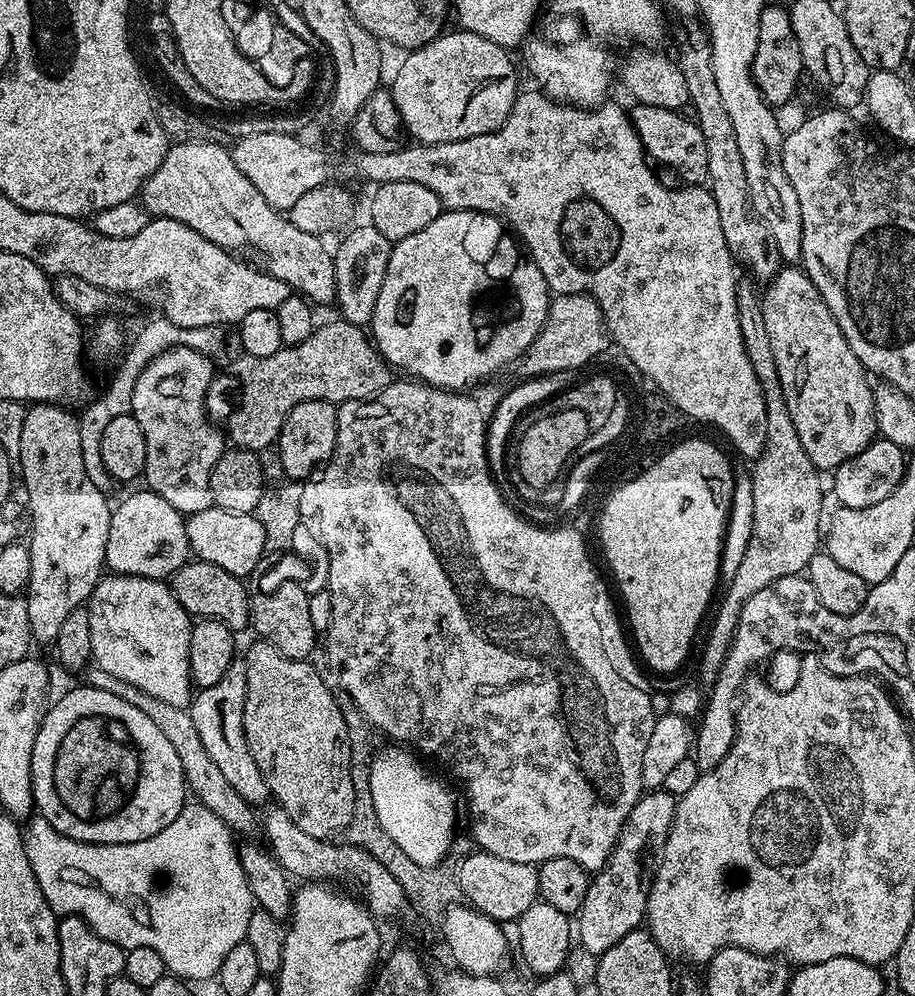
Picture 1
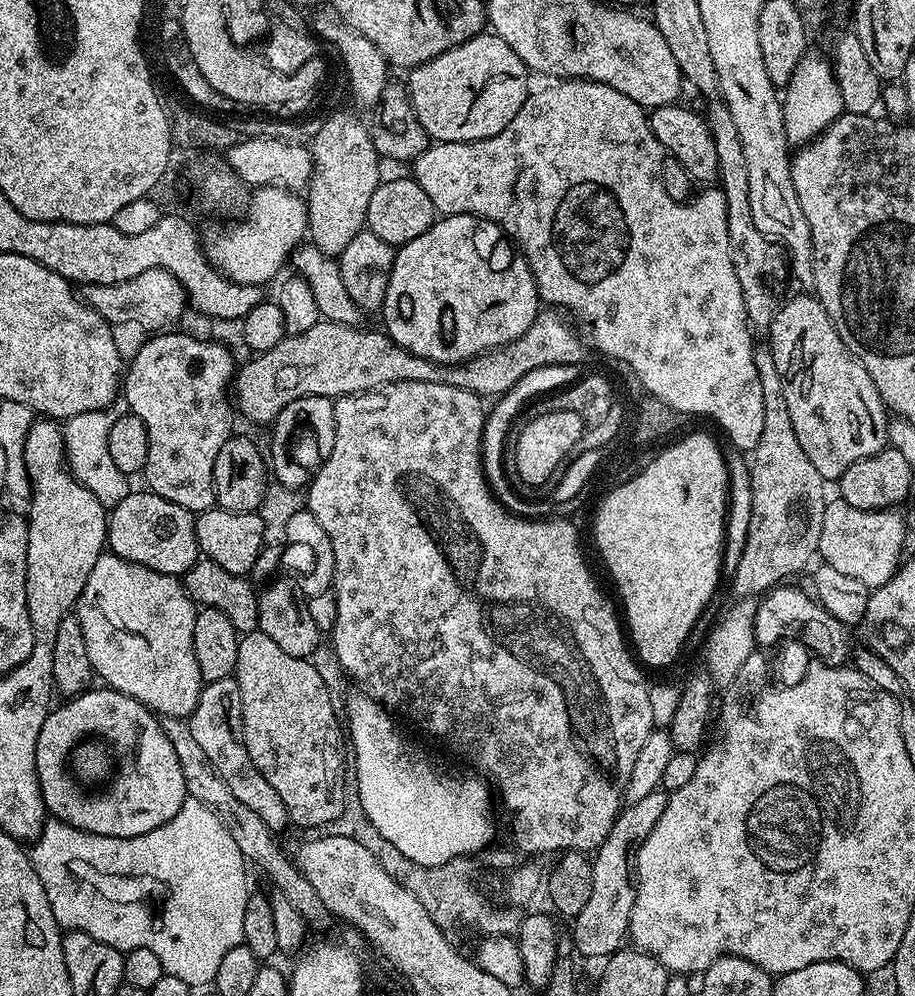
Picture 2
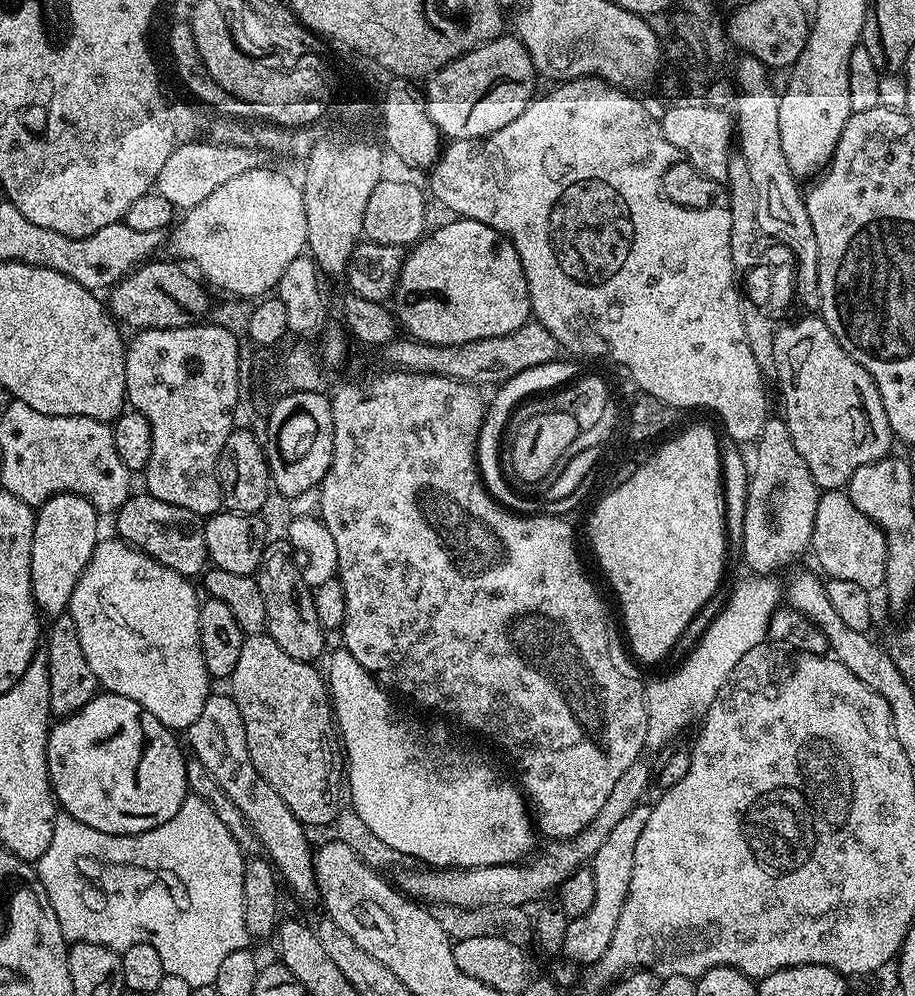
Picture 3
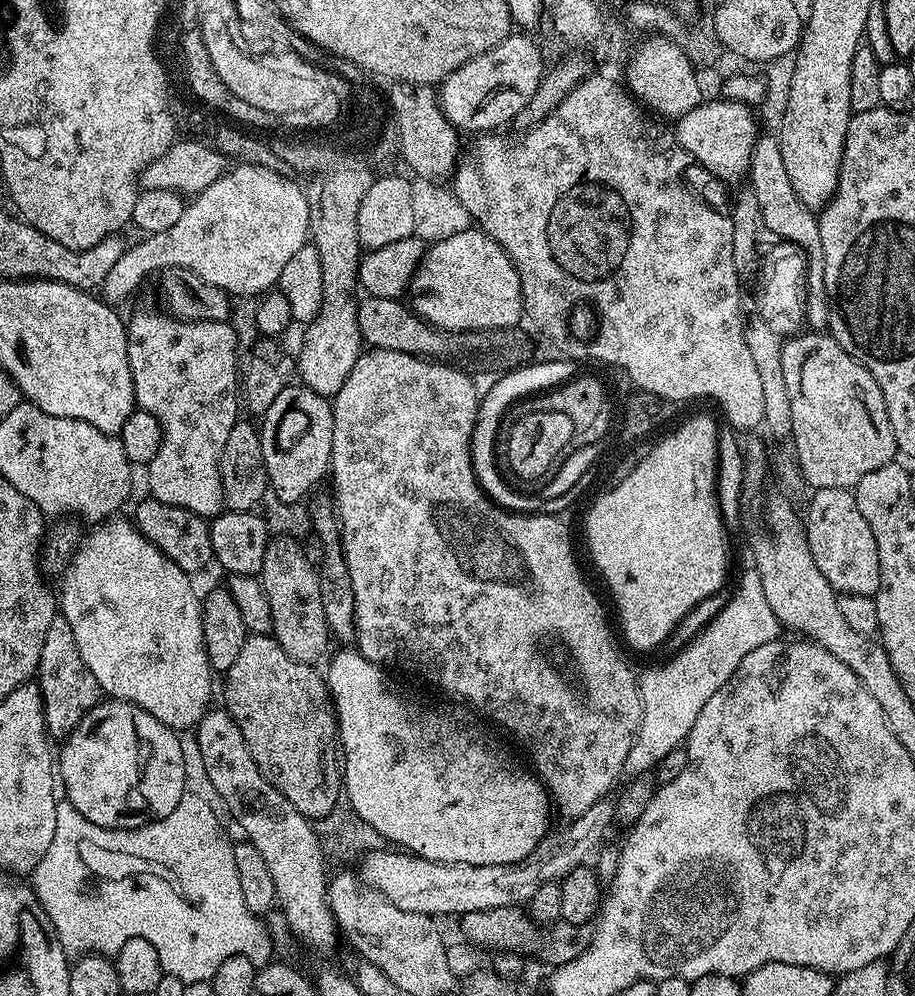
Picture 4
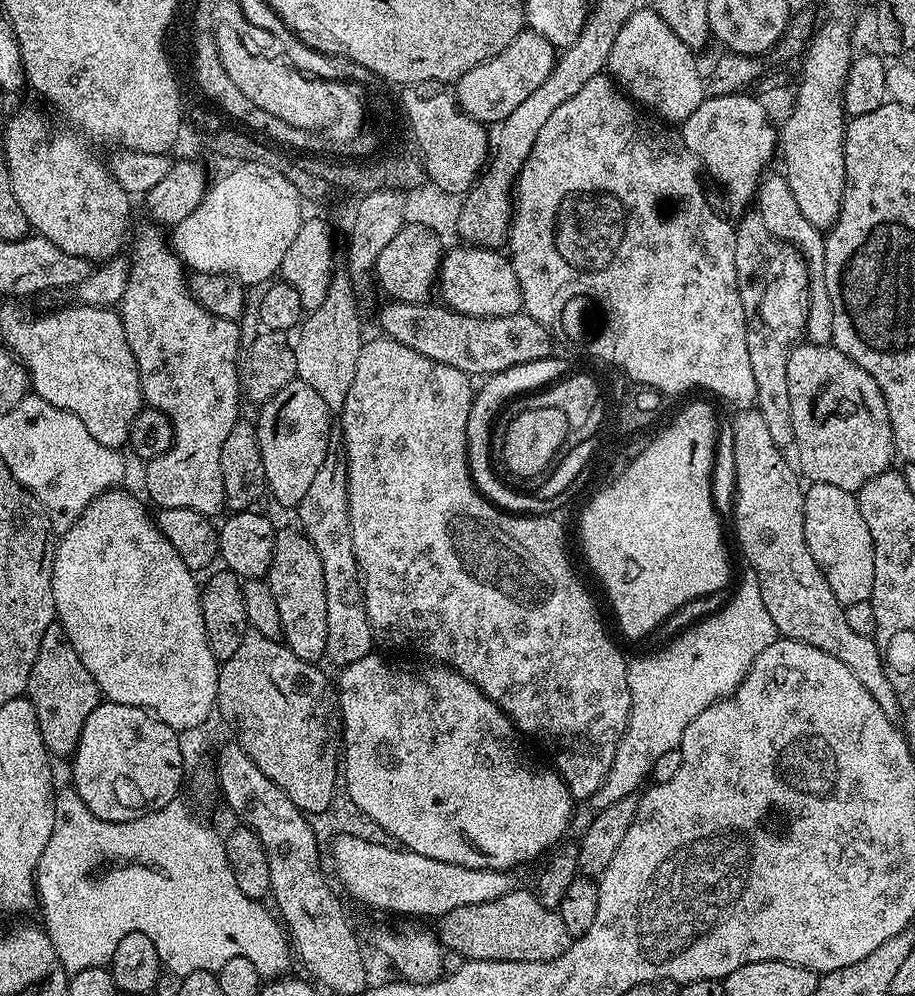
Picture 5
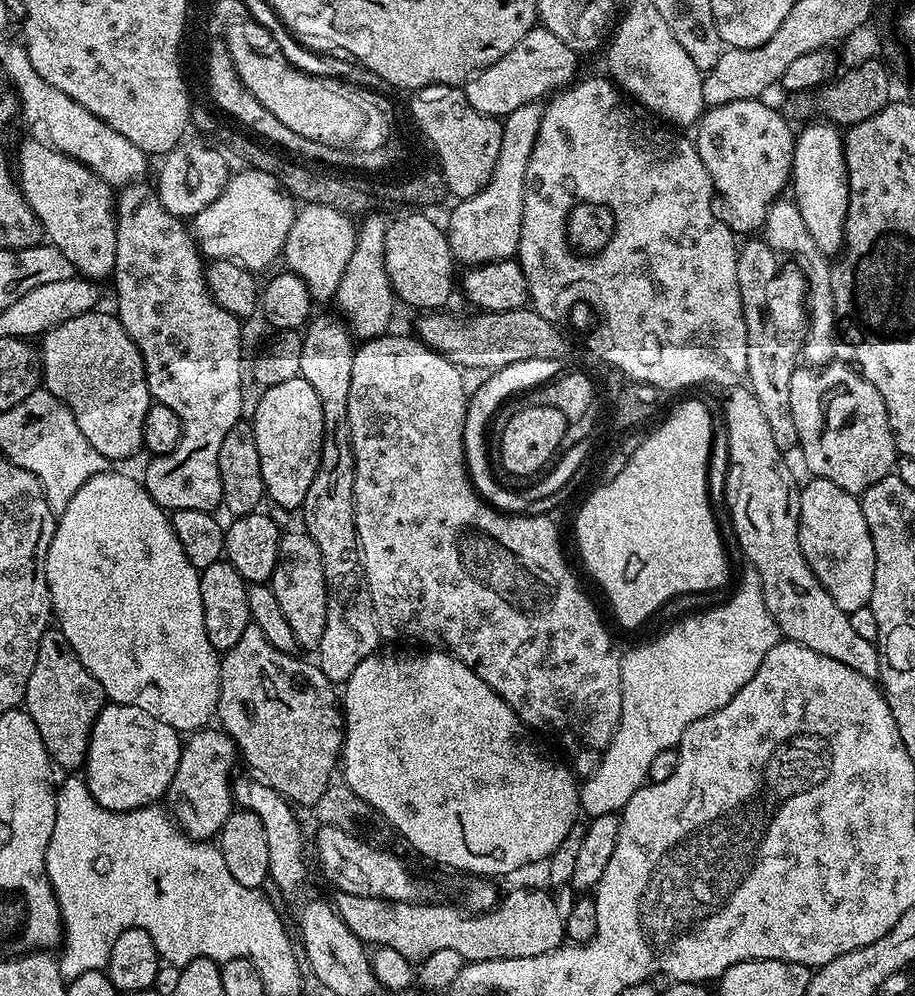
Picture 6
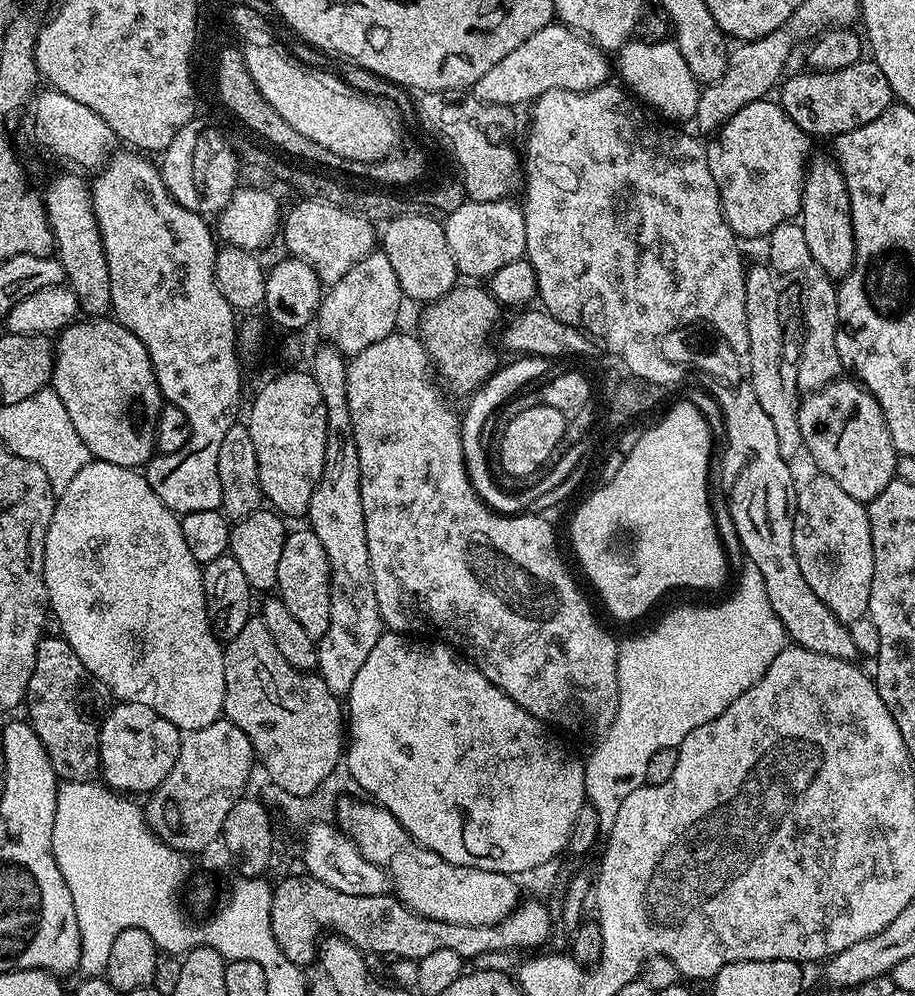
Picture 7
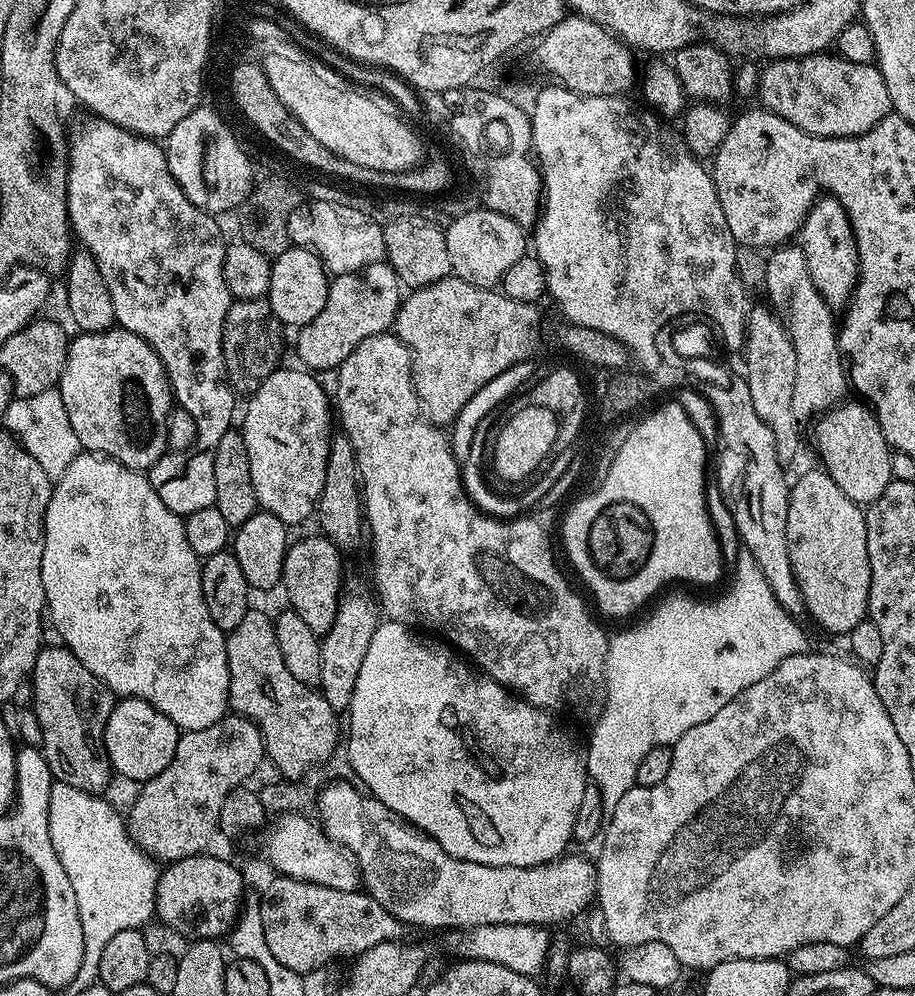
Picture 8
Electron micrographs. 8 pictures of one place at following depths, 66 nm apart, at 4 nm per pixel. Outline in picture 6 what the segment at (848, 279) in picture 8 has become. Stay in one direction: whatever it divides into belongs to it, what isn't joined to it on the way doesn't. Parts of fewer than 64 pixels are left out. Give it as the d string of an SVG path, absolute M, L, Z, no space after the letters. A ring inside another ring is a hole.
M831 122L816 123L820 124L808 124L801 132L799 129L795 133L790 192L793 192L791 195L798 206L798 214L802 214L802 222L806 222L806 230L810 230L810 238L814 238L814 243L818 245L818 250L822 250L824 256L832 258L845 247L848 171L844 161L841 129Z

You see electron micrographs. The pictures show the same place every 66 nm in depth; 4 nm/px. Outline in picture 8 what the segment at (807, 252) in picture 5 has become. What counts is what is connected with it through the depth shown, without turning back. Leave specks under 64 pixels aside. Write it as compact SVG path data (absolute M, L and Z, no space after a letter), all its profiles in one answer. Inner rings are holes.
M780 246L771 253L768 265L764 268L764 288L768 296L777 304L777 309L784 308L782 319L784 327L788 329L788 337L794 346L794 414L801 422L811 421L835 408L845 399L844 384L846 388L846 360L840 351L838 339L838 320L834 317L834 310L818 294L814 282L810 278L810 270L806 270L806 258L798 246Z

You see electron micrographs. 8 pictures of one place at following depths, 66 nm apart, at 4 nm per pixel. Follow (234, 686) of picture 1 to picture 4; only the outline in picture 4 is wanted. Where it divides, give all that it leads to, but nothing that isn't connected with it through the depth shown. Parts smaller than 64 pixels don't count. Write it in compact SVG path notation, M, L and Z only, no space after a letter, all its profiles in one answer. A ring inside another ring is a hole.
M212 706L205 712L204 717L194 729L196 748L200 751L200 764L204 767L204 776L212 783L212 788L224 799L228 812L240 823L245 832L247 843L257 848L266 862L267 869L274 880L276 901L278 908L284 911L284 920L288 928L304 944L312 948L332 948L338 940L336 918L328 901L328 881L330 872L324 869L324 848L321 837L314 827L313 821L302 815L294 806L290 806L288 799L278 791L258 770L250 750L246 746L246 738L242 738L242 730L238 730L238 722L223 707Z

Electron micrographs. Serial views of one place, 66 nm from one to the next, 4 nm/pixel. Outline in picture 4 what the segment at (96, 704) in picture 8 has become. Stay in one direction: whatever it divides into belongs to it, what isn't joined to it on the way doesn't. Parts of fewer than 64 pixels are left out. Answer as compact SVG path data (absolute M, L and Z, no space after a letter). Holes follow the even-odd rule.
M57 614L42 638L42 654L36 667L35 683L40 686L42 706L44 707L44 725L48 727L49 737L66 738L78 726L78 722L95 704L101 703L102 693L98 678L90 674L90 666L82 662L78 654L78 642L74 642L74 633L70 631L70 622L63 614Z

